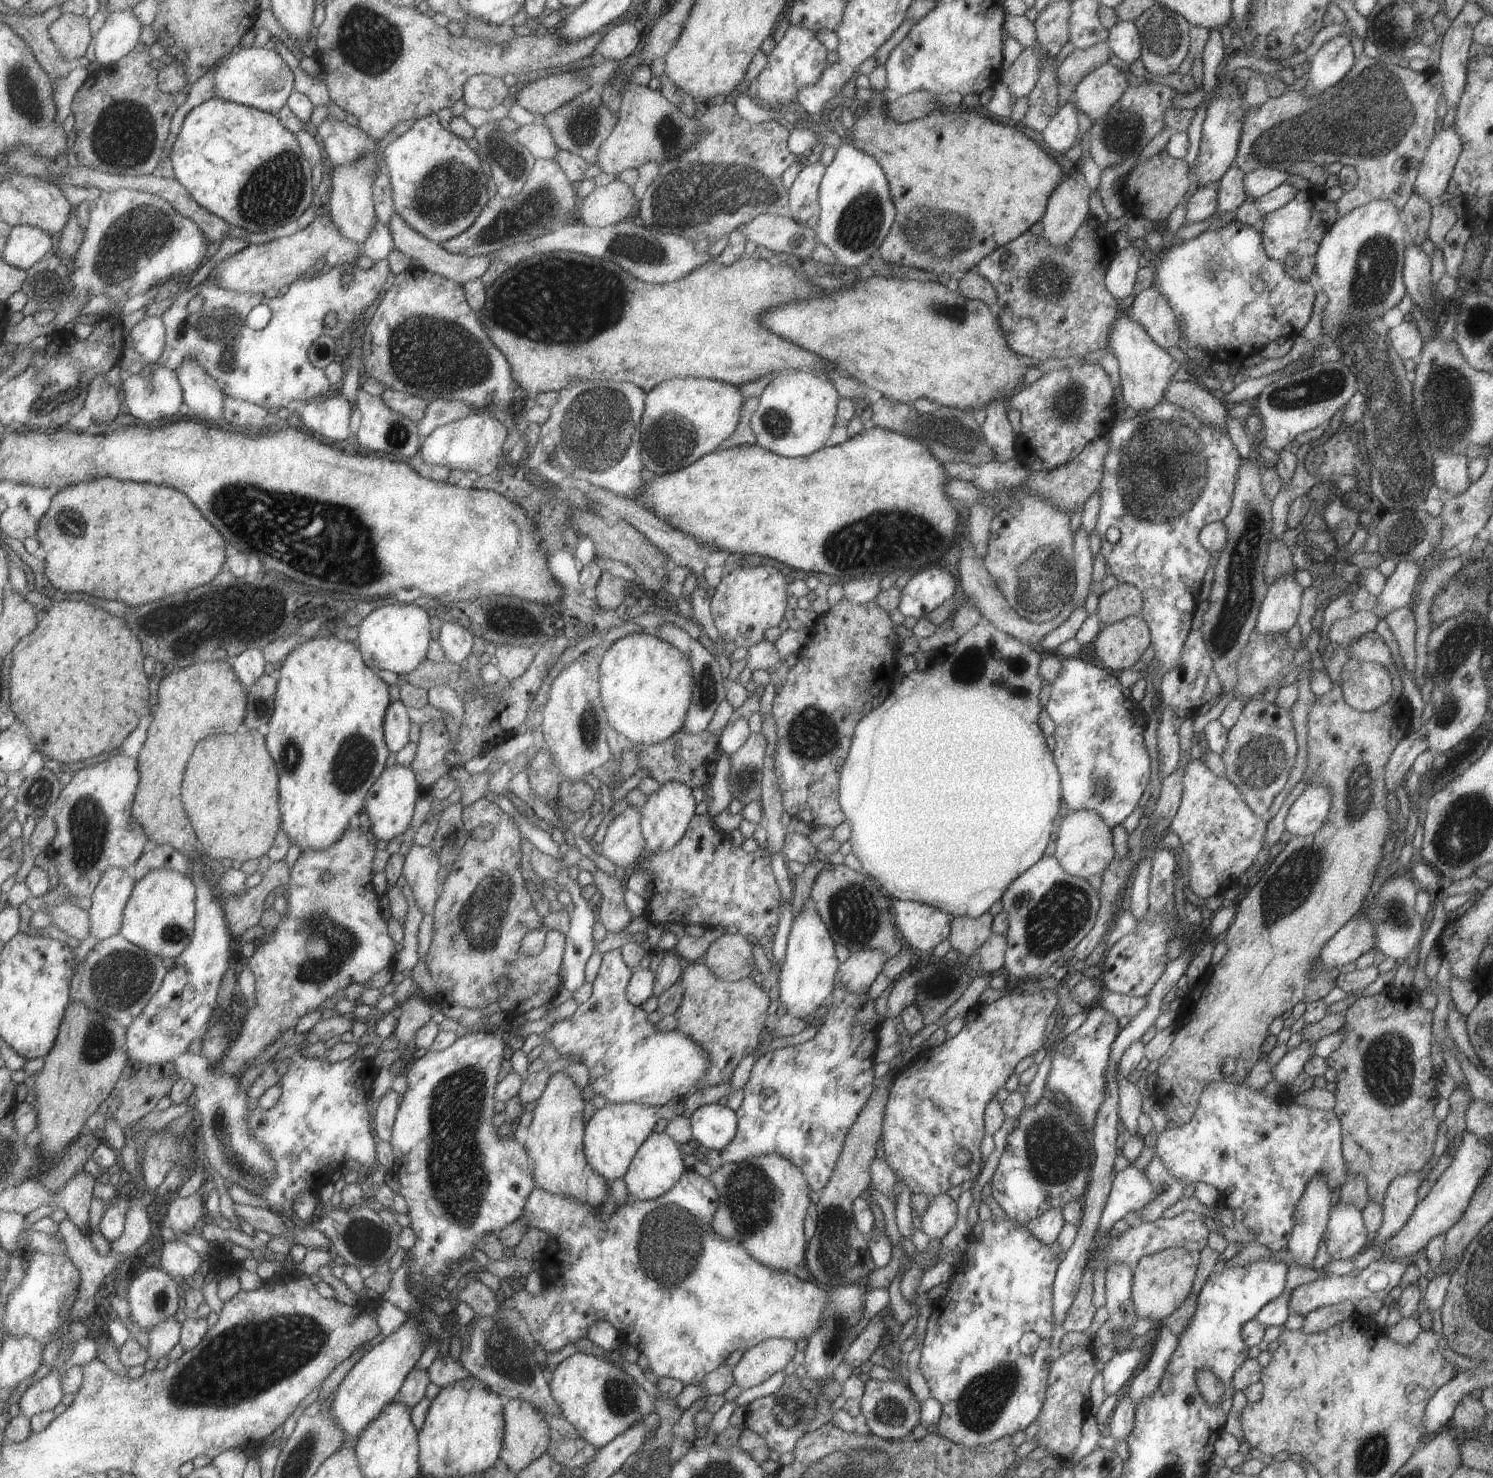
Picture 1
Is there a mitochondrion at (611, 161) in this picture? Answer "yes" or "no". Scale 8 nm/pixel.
no

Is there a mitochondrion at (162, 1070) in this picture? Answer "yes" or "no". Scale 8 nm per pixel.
no

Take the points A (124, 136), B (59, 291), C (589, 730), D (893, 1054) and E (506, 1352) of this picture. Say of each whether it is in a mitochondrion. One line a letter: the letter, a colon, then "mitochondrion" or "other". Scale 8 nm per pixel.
A: mitochondrion
B: other
C: mitochondrion
D: other
E: mitochondrion

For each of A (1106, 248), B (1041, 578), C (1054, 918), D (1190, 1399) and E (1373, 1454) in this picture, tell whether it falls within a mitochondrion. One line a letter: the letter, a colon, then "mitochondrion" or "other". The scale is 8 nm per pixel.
A: other
B: mitochondrion
C: mitochondrion
D: other
E: mitochondrion

